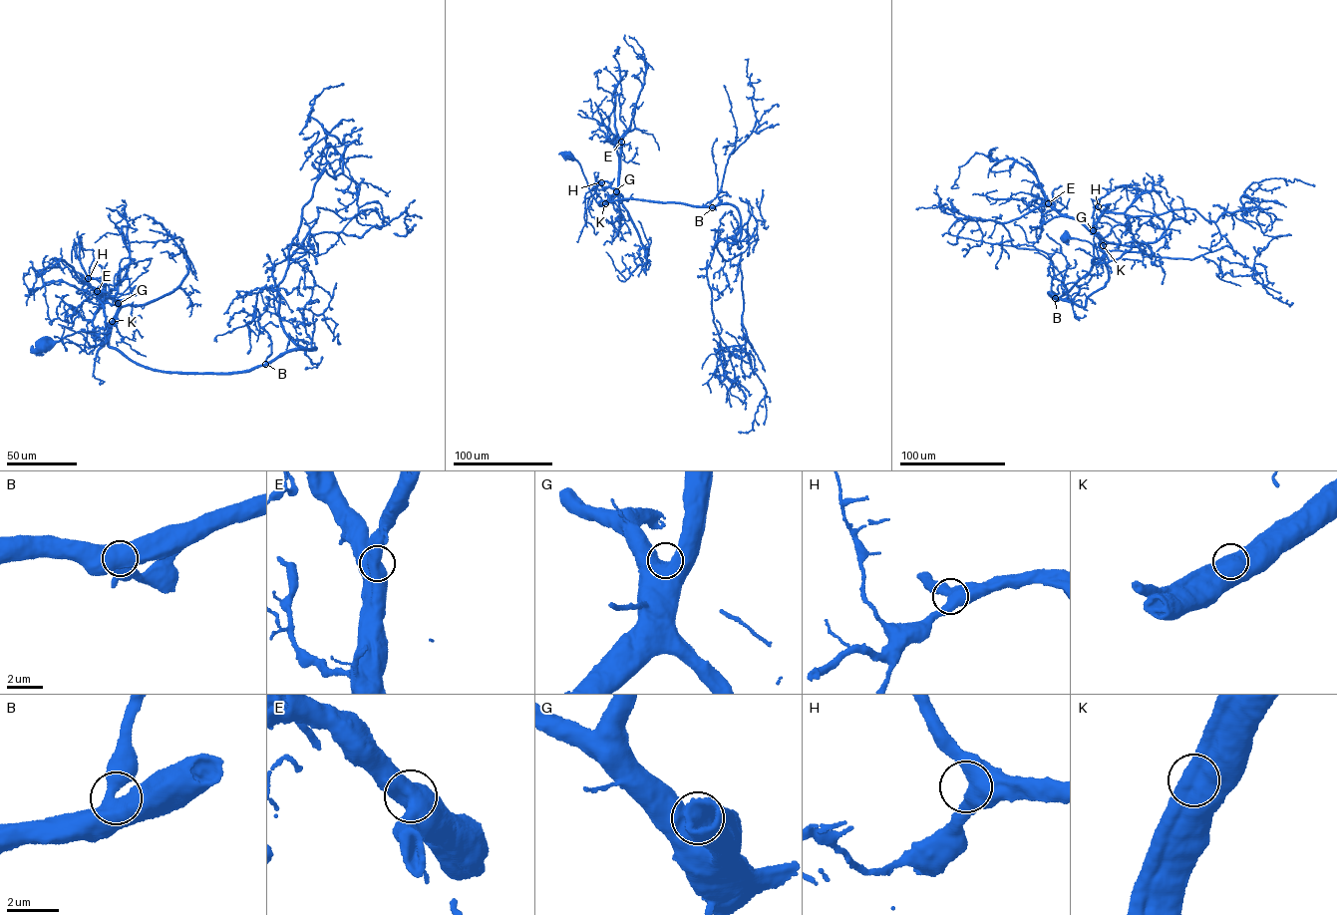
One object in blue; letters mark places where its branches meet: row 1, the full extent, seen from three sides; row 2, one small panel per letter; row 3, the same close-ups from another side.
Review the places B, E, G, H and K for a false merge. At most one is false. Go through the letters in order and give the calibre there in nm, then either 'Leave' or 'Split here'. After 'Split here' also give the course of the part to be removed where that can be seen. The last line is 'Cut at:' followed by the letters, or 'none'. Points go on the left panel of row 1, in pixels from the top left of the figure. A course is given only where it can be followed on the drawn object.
B: Thickness 600 nm. Leave
E: Thickness 900 nm. Leave
G: Thickness 1000 nm. Leave
H: Thickness 550 nm. Leave
K: Thickness 1150 nm. Leave
Cut at: none

